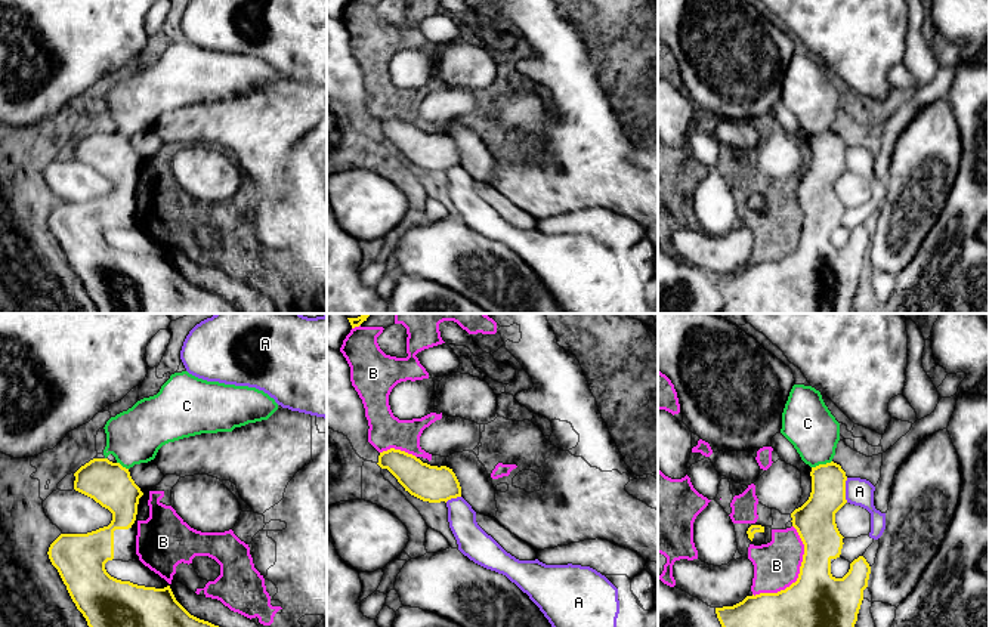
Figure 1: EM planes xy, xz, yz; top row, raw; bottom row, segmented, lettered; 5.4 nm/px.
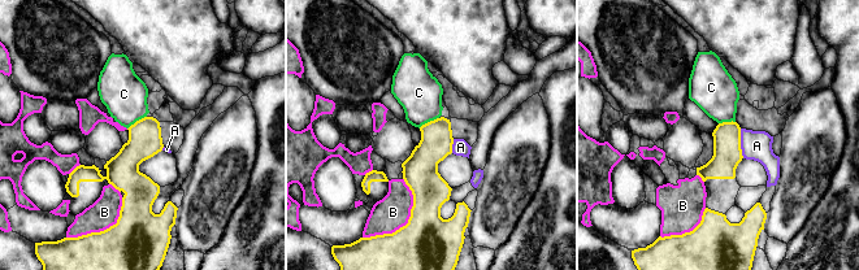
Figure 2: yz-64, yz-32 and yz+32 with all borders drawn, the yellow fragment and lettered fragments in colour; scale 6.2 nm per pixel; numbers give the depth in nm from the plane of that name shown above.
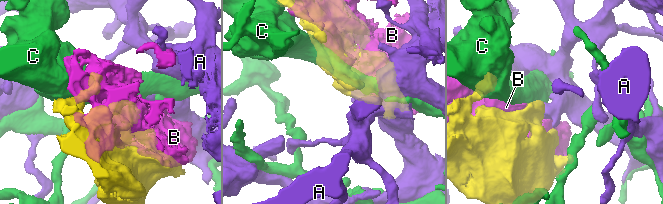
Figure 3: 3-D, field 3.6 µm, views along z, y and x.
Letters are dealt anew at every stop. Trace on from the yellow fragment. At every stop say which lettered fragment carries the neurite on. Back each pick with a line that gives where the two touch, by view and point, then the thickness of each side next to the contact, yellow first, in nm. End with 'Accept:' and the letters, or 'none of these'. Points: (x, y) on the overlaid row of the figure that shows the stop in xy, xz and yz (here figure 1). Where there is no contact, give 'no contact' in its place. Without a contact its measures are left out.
Accept: none of these

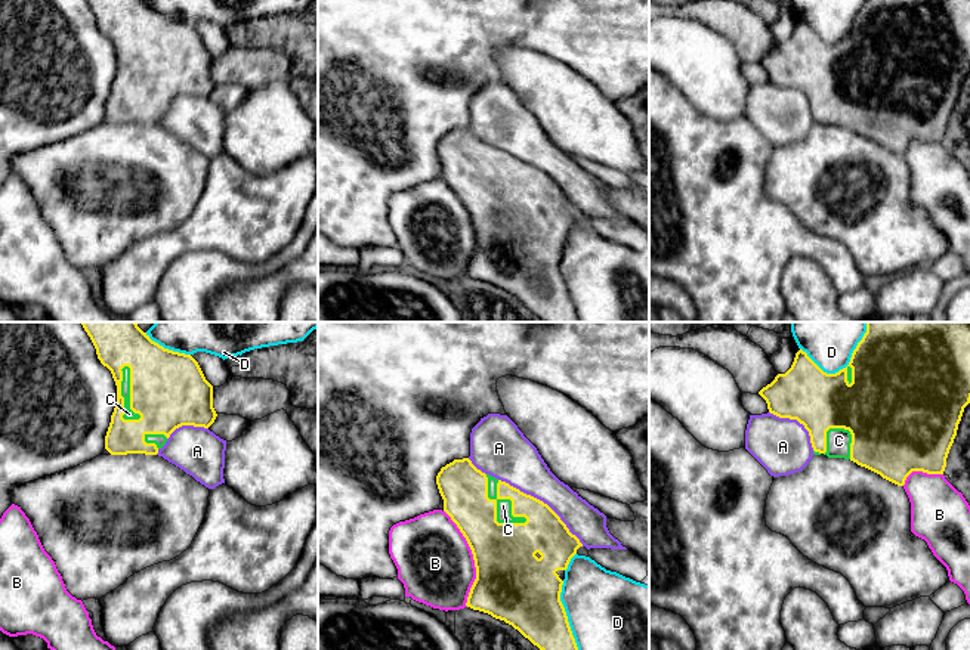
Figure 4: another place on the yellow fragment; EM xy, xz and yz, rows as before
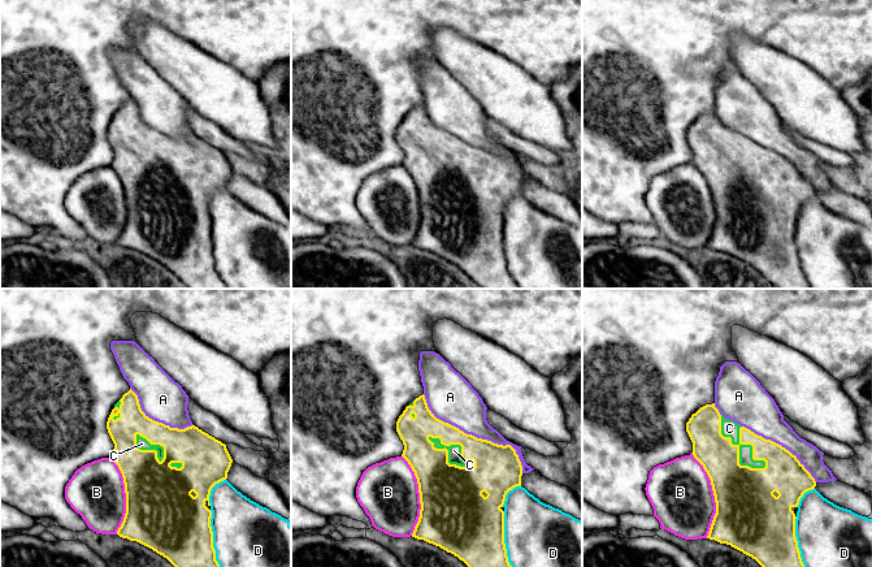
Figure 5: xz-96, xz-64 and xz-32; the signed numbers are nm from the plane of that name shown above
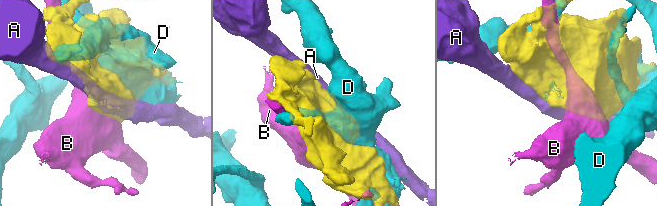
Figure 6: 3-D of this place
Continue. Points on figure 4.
C: xz (496, 510) | 340/80 nm
Accept: C

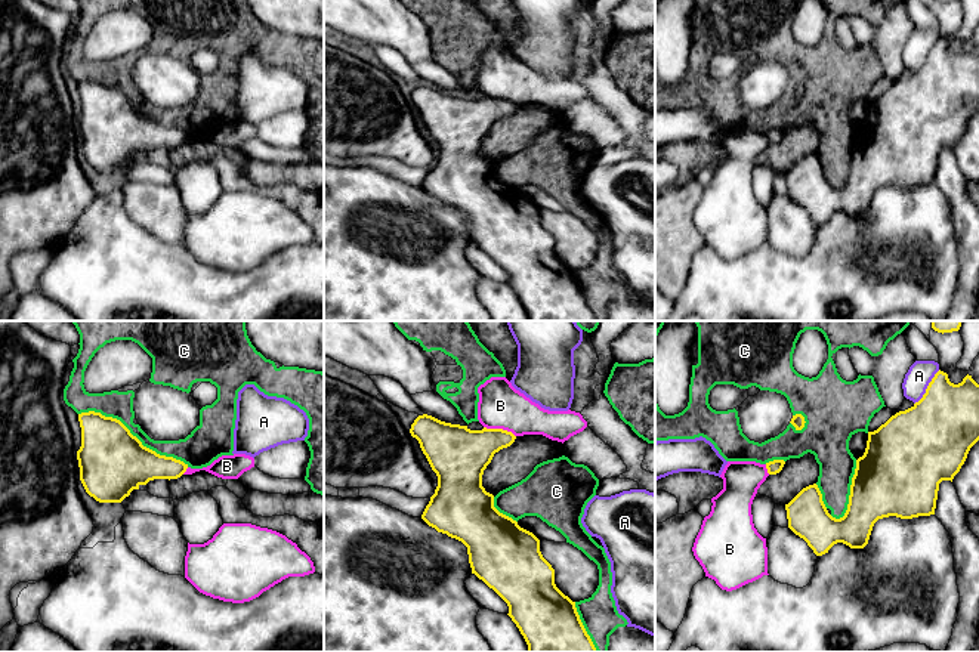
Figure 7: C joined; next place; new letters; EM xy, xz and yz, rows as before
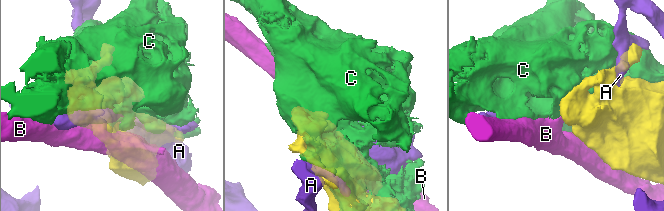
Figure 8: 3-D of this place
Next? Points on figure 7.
Accept: none of these

